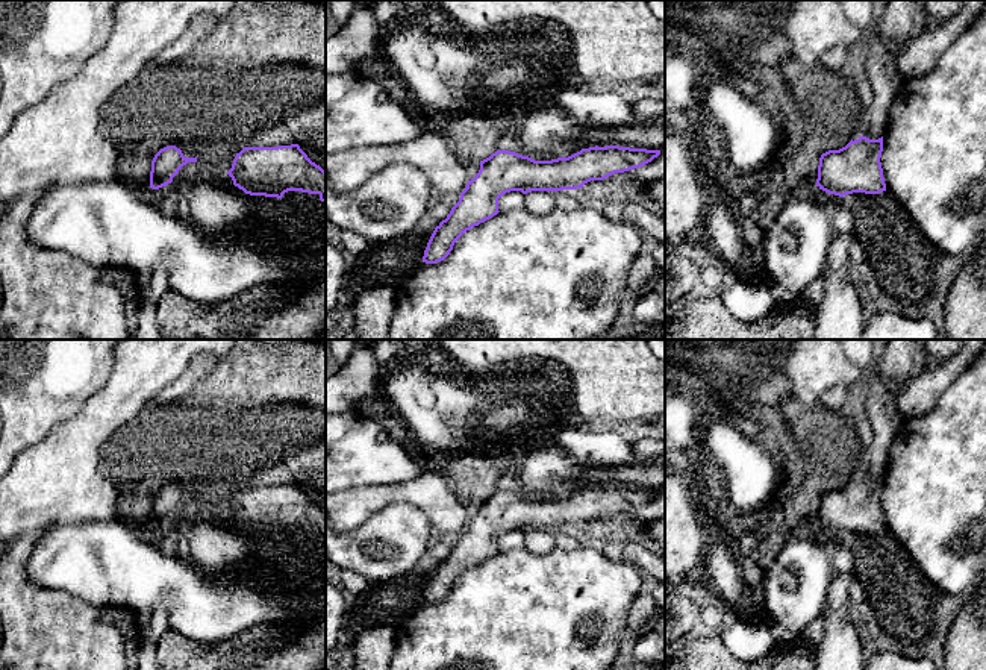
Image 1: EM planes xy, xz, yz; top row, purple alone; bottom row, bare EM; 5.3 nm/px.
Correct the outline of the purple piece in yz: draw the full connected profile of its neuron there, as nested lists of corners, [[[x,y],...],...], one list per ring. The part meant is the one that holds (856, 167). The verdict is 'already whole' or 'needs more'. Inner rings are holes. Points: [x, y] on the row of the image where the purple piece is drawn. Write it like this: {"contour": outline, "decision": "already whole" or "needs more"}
{"contour": [[[883,136],[851,139],[839,150],[821,155],[816,186],[844,197],[853,193],[878,194],[886,191],[881,168]]], "decision": "already whole"}

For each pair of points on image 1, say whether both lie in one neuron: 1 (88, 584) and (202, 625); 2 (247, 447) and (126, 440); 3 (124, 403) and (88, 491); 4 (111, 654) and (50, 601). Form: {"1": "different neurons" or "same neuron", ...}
{"1": "same neuron", "2": "same neuron", "3": "same neuron", "4": "same neuron"}

